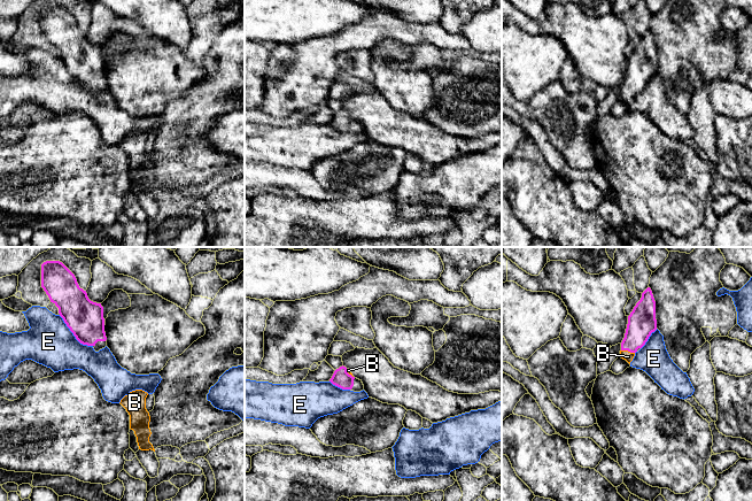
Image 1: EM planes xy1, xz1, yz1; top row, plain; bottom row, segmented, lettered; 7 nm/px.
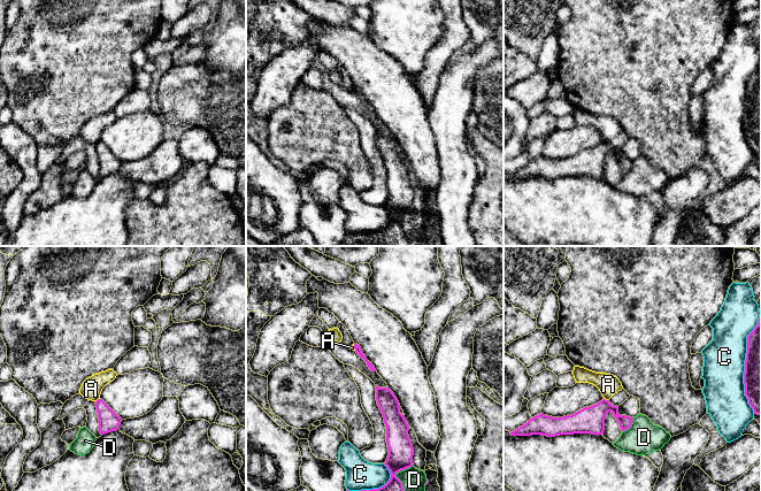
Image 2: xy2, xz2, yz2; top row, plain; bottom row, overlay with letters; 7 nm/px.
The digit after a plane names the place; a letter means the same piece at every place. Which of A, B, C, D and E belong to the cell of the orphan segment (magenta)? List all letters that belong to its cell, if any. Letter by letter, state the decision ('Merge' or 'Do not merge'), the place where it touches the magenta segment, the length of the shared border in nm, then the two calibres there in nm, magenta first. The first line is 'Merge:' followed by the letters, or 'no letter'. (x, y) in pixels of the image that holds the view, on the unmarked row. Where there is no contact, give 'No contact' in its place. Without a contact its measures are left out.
Merge: B
A: Do not merge. Touches magenta at yz2 (605, 142). Shared border 40 nm. Thickness 190 nm (magenta) against 150 nm
B: Merge. Touches magenta at yz1 (628, 93). Shared border 100 nm. Thickness 200 nm (magenta) against 70 nm
C: Do not merge. Touches magenta at xz2 (373, 231). Shared border 340 nm. Thickness 260 nm (magenta) against 200 nm
D: Do not merge. Touches magenta at xz2 (400, 223). Shared border 280 nm. Thickness 260 nm (magenta) against 170 nm
E: Do not merge. Touches magenta at xy1 (74, 77). Shared border 320 nm. Thickness 260 nm (magenta) against 340 nm

